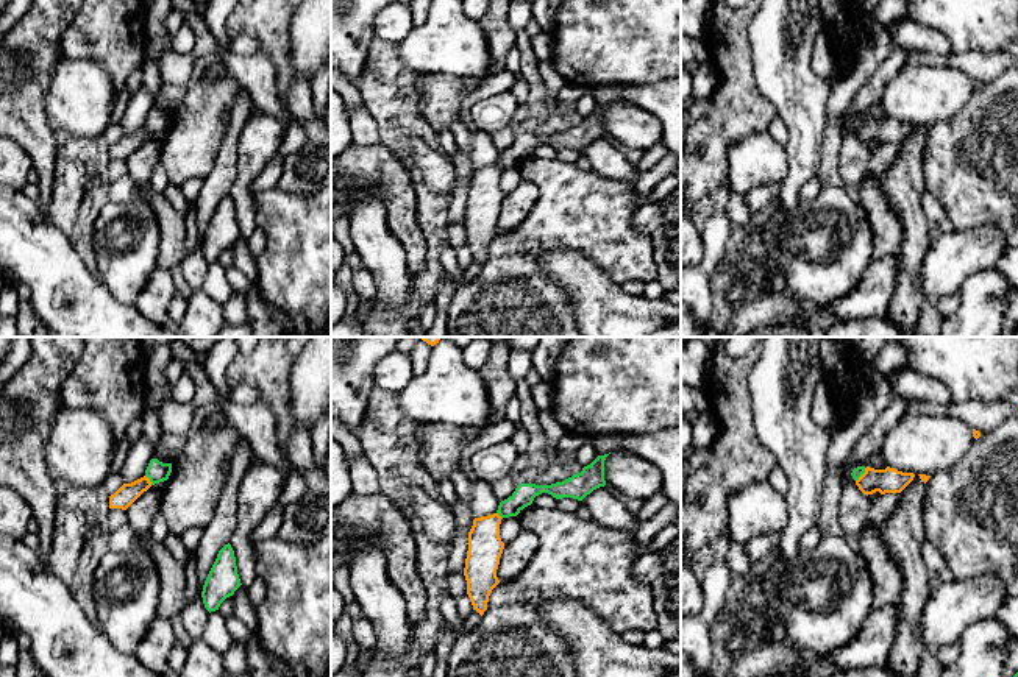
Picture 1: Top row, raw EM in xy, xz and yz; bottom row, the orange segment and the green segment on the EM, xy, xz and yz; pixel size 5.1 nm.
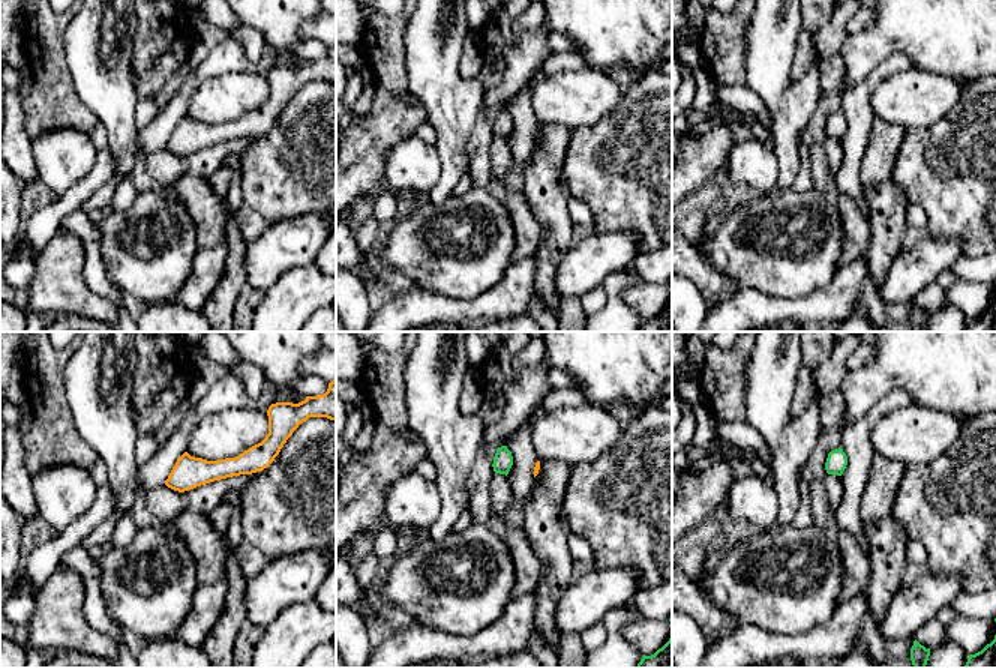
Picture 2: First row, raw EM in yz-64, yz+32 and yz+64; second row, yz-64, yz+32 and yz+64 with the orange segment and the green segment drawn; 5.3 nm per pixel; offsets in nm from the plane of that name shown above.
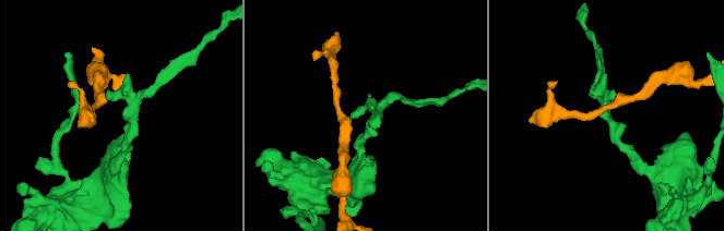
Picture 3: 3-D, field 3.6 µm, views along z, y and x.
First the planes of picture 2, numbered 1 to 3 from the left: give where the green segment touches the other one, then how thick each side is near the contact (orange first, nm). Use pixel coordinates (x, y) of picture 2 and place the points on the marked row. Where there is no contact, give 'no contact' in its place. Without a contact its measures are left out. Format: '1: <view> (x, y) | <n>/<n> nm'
1: no contact
2: no contact
3: no contact

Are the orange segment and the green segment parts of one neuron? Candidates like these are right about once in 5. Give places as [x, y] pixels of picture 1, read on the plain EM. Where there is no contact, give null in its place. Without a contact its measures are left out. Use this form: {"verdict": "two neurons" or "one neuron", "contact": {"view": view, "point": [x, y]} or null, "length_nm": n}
{"verdict": "two neurons", "contact": {"view": "xy", "point": [149, 130]}, "length_nm": 70}

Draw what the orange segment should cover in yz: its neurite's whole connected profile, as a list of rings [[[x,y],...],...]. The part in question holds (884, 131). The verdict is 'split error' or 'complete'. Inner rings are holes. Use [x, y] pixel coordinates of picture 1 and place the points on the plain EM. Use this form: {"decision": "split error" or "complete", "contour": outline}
{"decision": "complete", "contour": [[[867,117],[865,123],[856,131],[856,136],[867,147],[876,142],[881,145],[901,144],[913,131],[913,128],[913,123],[902,123],[890,117],[885,120]]]}

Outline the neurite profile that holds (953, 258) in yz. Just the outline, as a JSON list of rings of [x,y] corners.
[[[996,226],[945,234],[923,259],[920,287],[926,298],[957,293],[970,275],[995,268],[1007,251],[1007,236]]]

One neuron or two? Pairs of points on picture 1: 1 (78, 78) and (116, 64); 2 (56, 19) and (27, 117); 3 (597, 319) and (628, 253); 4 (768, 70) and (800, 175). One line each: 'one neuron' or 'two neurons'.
1: two neurons
2: one neuron
3: two neurons
4: one neuron

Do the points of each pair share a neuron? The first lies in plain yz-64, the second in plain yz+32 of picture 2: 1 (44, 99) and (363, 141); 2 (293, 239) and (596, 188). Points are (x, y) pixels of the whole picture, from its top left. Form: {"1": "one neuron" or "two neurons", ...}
{"1": "one neuron", "2": "two neurons"}

